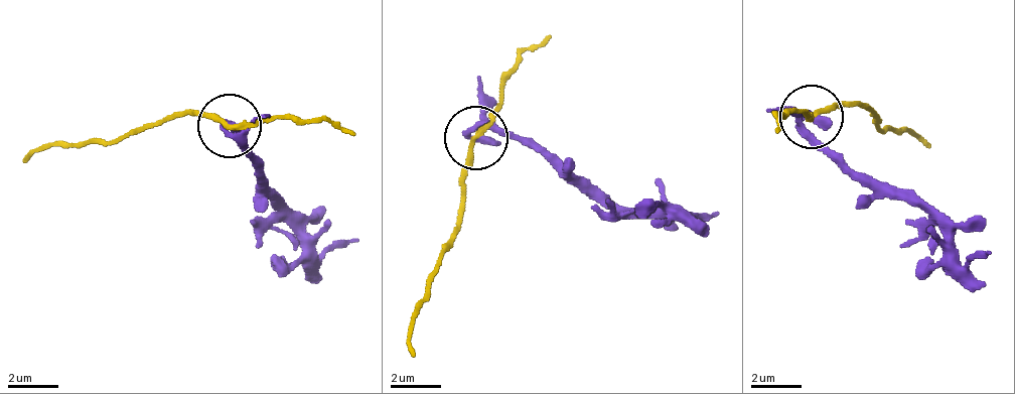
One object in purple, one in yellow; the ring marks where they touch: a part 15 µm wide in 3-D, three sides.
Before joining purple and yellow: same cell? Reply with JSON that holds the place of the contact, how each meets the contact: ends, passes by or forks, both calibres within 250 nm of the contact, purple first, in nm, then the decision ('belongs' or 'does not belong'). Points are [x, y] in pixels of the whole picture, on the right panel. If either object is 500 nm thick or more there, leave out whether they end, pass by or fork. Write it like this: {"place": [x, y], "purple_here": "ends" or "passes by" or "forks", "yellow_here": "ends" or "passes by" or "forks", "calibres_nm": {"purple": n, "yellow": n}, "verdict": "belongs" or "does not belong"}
{"place": [812, 117], "purple_here": "ends", "yellow_here": "passes by", "calibres_nm": {"purple": 360, "yellow": 200}, "verdict": "does not belong"}

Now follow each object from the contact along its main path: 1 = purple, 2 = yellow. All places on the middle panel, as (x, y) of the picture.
1: (476, 135), (521, 136), (619, 207), (716, 218)
2: (476, 135), (462, 212), (417, 317), (412, 358)

